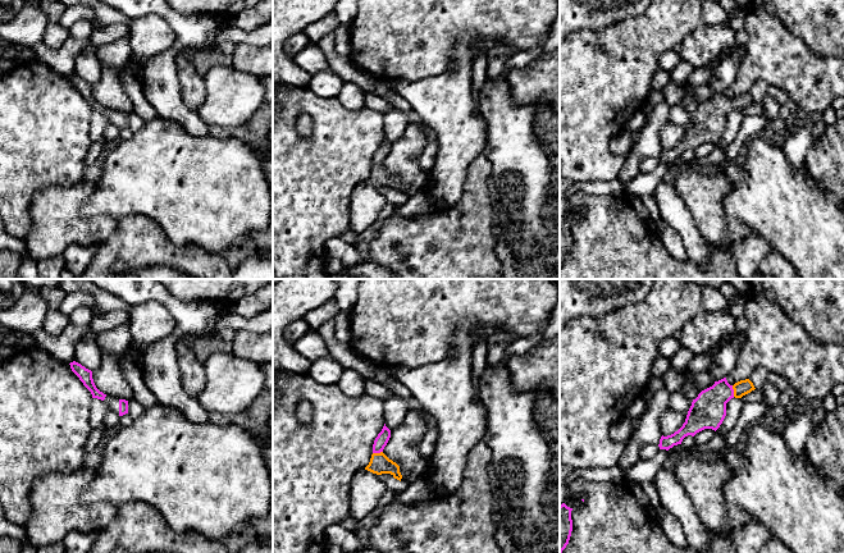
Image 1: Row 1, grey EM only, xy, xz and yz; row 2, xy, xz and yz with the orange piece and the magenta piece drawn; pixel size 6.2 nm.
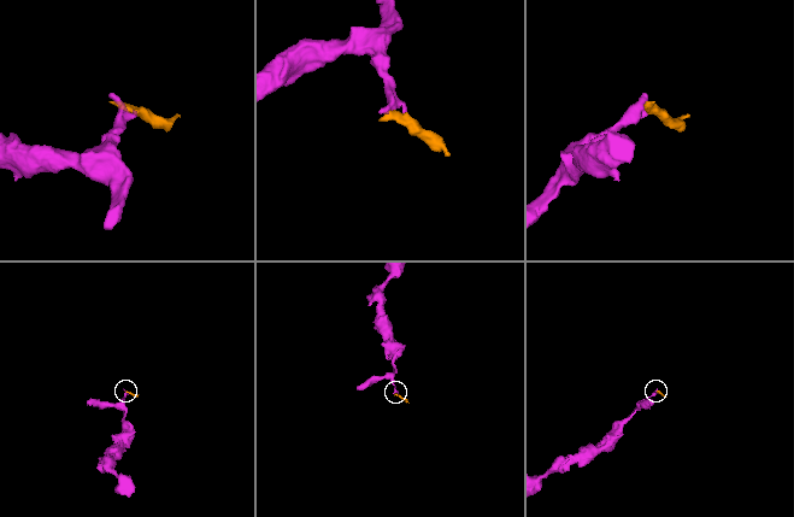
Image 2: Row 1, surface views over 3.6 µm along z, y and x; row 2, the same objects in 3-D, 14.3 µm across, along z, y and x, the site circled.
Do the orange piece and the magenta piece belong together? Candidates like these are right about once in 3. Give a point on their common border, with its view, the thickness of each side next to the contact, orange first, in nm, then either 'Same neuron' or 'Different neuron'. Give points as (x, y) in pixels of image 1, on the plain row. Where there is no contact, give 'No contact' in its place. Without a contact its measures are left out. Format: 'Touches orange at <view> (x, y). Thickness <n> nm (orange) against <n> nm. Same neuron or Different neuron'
Touches orange at yz (734, 104). Thickness 90 nm (orange) against 220 nm. Same neuron

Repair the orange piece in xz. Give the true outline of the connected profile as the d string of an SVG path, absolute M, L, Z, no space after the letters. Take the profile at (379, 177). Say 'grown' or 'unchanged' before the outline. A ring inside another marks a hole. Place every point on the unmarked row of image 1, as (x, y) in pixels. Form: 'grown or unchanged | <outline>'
grown | M384 137L382 145L374 154L373 168L365 183L377 188L391 187L394 192L401 195L402 188L400 186L400 179L383 166L383 163L387 159L389 151L391 143Z

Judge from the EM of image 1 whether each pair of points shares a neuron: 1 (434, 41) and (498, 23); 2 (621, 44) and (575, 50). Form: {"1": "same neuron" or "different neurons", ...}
{"1": "same neuron", "2": "same neuron"}

